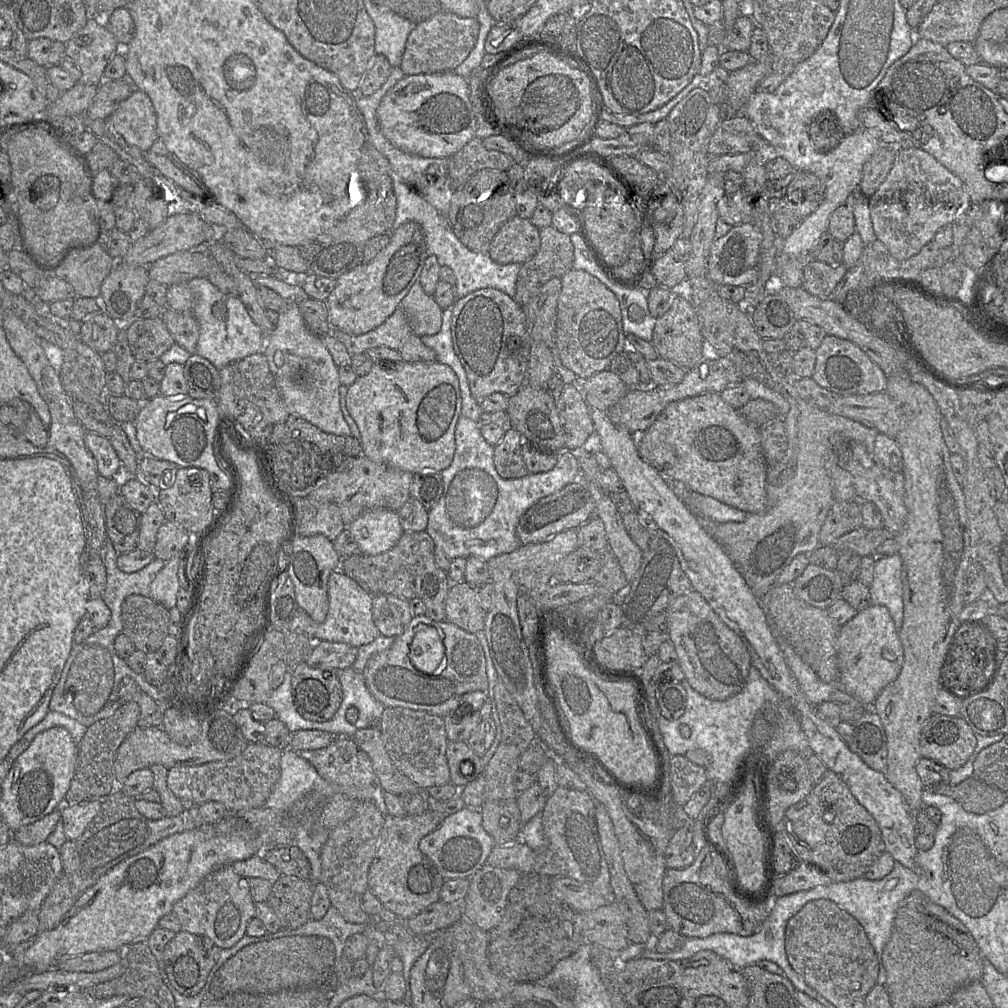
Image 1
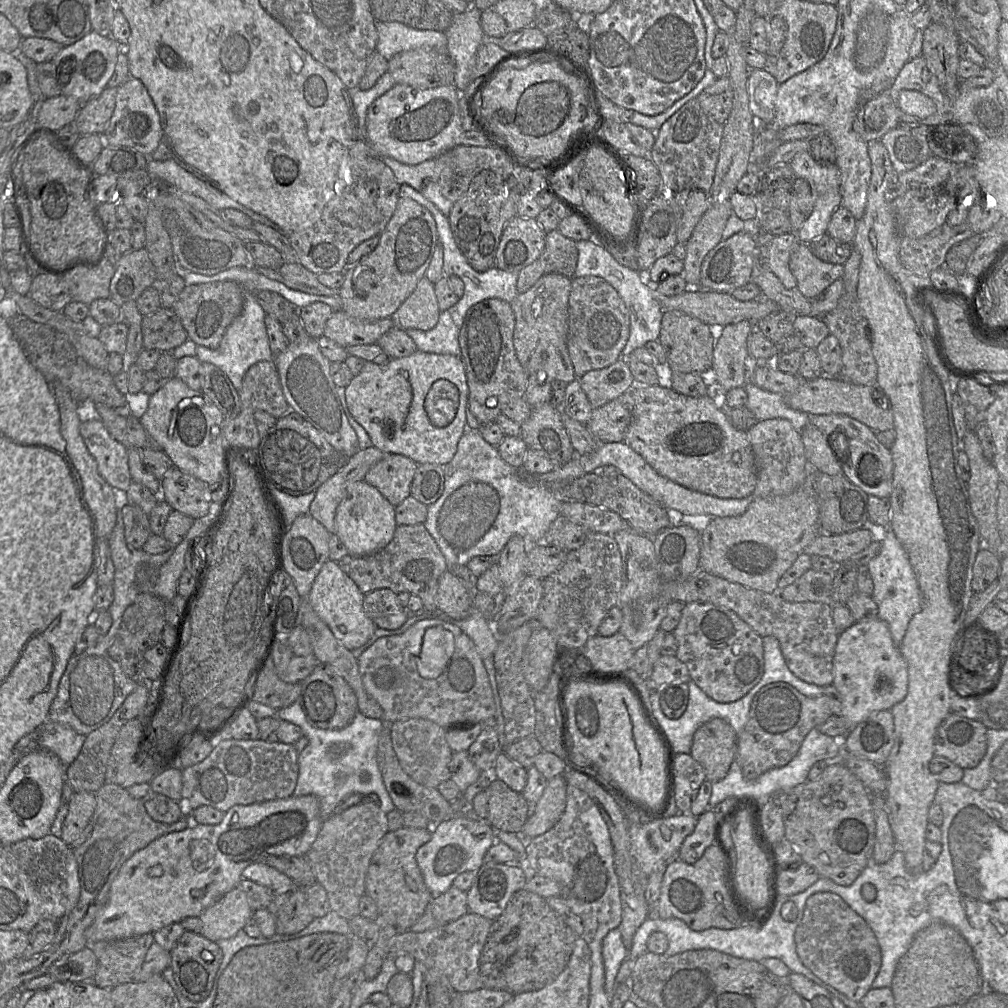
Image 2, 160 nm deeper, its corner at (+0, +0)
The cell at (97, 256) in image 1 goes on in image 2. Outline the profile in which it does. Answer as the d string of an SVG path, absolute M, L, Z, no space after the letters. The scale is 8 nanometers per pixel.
M105 258L98 266L79 266L63 277L72 300L89 305L96 299L109 298L115 266Z

